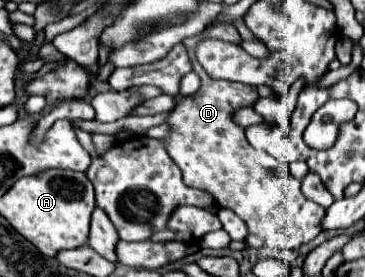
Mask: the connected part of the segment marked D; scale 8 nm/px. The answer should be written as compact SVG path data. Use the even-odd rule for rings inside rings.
M217 23L213 27L207 27L203 33L195 35L195 37L183 39L183 45L187 47L191 63L193 63L193 71L201 79L201 87L195 95L183 97L177 103L175 113L169 115L167 125L173 131L169 131L163 137L167 153L177 163L177 167L183 171L183 179L189 187L207 191L221 207L227 207L233 213L237 213L245 221L249 233L261 235L265 239L267 247L297 249L303 243L309 243L311 239L315 239L319 235L319 231L321 231L319 223L325 215L325 209L321 205L303 197L301 181L291 175L290 163L279 161L279 155L283 153L283 149L287 145L279 143L279 128L290 126L291 114L305 83L303 79L298 79L291 86L289 93L282 99L279 98L279 123L268 125L263 120L263 123L259 125L243 129L241 125L237 125L233 121L233 111L237 111L239 107L253 107L259 99L257 89L251 85L245 85L245 83L233 83L233 81L209 77L195 57L195 45L203 37L215 37L215 39L223 39L223 41L229 41L235 45L241 43L237 29L227 23ZM251 145L254 149L259 149L261 167L253 161ZM267 170L275 174L276 171L280 173L277 173L277 177L273 177L273 173L269 173ZM281 170L285 170L285 173L281 173Z

